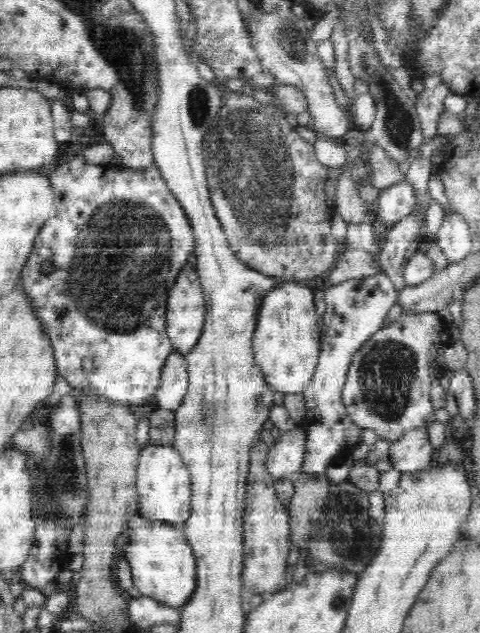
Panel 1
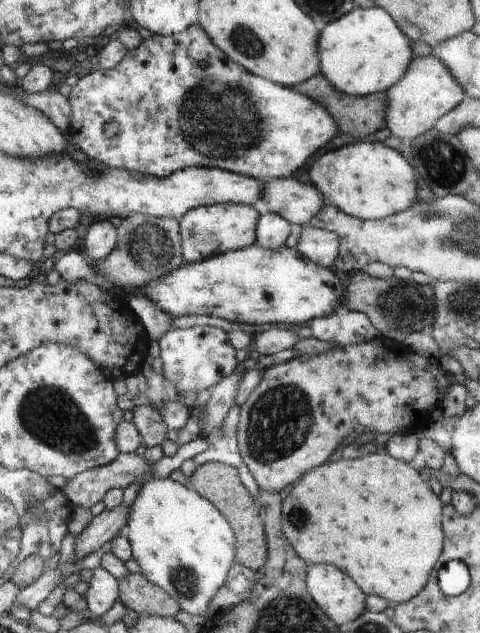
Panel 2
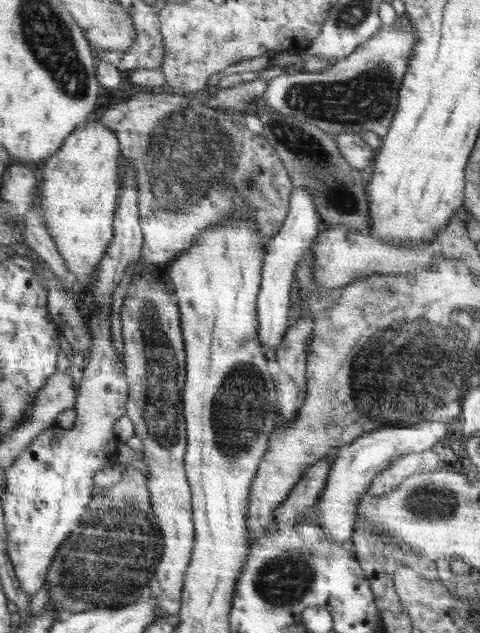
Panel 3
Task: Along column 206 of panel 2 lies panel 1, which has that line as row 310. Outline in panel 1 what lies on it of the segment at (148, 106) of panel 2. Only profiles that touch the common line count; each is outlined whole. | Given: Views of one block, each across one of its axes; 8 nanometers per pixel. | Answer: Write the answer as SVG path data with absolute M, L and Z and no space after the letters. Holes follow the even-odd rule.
M74 158L72 162L66 162L58 166L54 172L48 174L48 184L54 190L54 208L48 224L40 230L36 250L32 252L32 260L28 260L24 268L24 276L20 282L20 292L28 300L28 310L32 312L32 318L48 336L50 346L52 346L52 356L58 368L58 374L70 384L70 394L76 398L84 396L94 396L94 400L108 400L114 406L128 406L136 412L140 412L158 392L162 384L162 368L166 366L168 356L172 356L174 346L166 334L166 318L168 318L168 296L172 286L176 284L180 272L188 266L188 258L196 254L196 230L192 226L192 218L188 216L182 200L172 192L170 184L164 180L164 174L160 172L160 166L156 162L148 170L132 170L128 166L116 166L112 162L108 164L86 164L86 160ZM50 262L54 272L42 274L42 266Z

